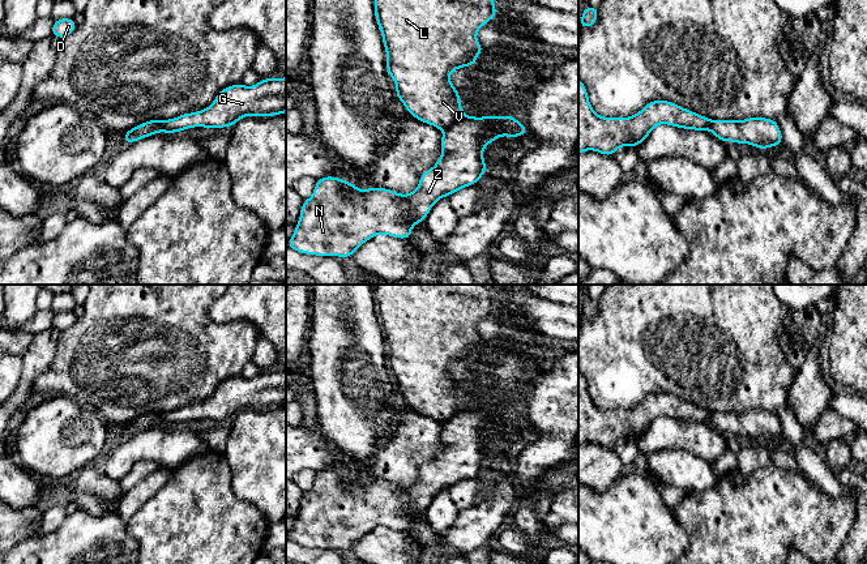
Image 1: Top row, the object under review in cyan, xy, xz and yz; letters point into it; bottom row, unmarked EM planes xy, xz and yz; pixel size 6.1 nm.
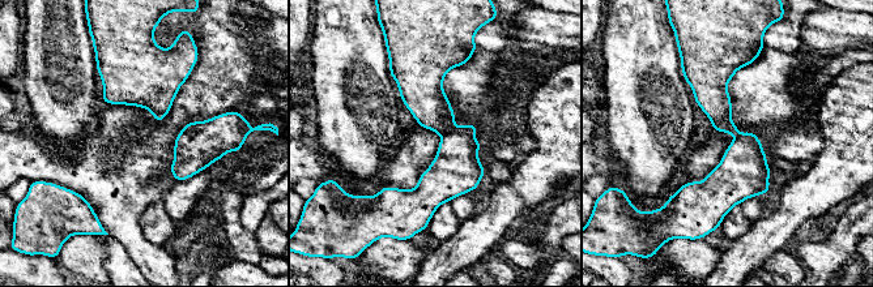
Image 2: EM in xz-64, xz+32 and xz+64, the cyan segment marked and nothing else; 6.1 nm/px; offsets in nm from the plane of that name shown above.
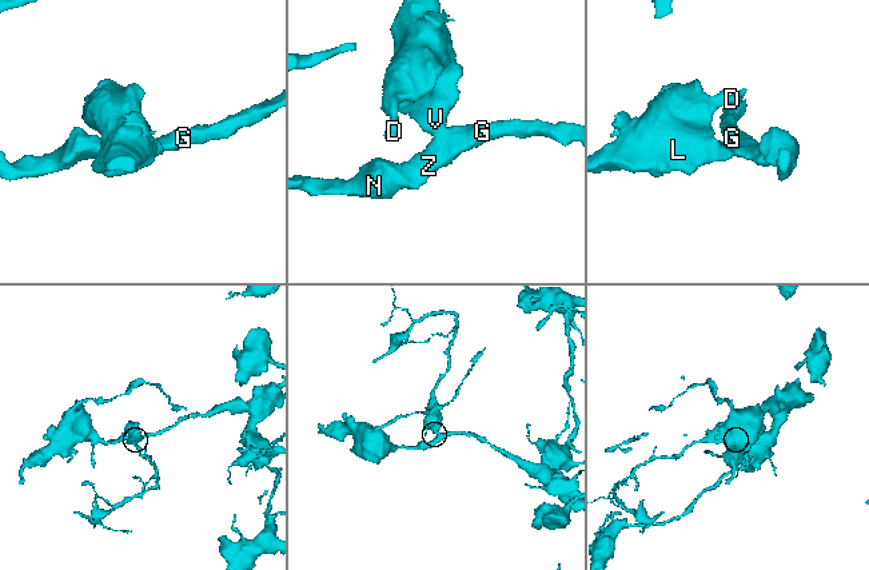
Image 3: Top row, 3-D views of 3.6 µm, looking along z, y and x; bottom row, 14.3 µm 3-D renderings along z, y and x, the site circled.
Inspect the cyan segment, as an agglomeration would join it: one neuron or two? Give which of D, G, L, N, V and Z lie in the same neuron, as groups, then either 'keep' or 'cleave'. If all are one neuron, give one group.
D L V / G N Z; cleave

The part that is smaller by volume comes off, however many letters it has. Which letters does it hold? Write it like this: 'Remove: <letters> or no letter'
Remove: D, L, V

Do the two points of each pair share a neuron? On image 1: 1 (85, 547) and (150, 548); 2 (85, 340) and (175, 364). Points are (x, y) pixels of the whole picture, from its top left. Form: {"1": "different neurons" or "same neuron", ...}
{"1": "different neurons", "2": "same neuron"}

